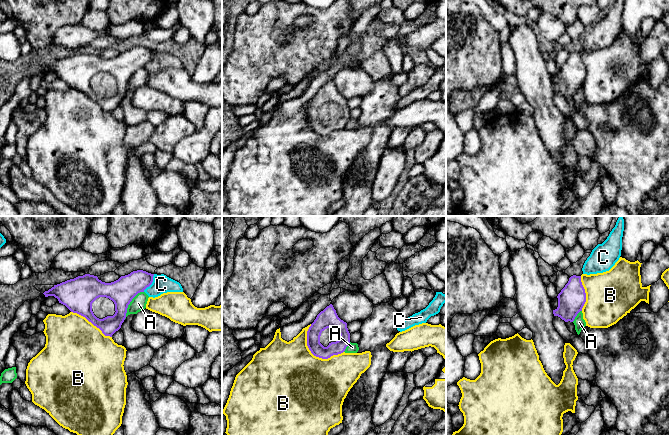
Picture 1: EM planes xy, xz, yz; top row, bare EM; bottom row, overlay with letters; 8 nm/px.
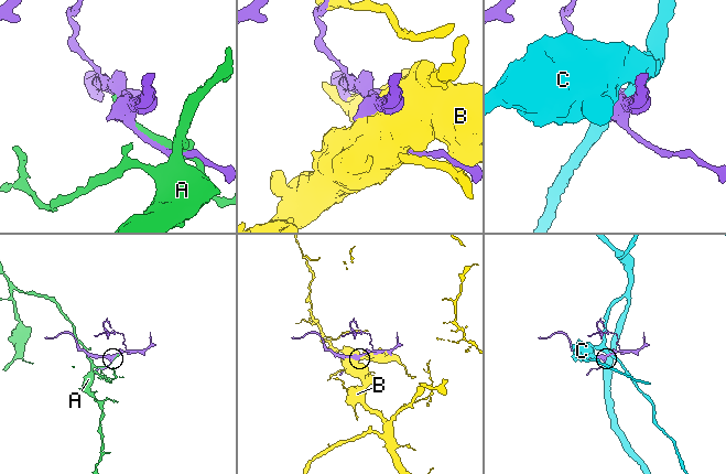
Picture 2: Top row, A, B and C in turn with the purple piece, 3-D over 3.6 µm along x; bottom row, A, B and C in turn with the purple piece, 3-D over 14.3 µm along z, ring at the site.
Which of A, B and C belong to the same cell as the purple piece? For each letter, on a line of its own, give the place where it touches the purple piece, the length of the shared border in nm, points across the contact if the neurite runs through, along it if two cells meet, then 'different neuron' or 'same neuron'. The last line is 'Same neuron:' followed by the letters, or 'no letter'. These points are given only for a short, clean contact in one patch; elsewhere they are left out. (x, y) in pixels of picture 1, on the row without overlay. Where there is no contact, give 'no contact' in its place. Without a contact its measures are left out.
A: contact xy (129, 79); length 280 nm; different neuron
B: contact xz (313, 130); length 360 nm; different neuron
C: contact xy (151, 59); length 170 nm; border xy (154, 50), (153, 57), (143, 67); different neuron
Same neuron: no letter

